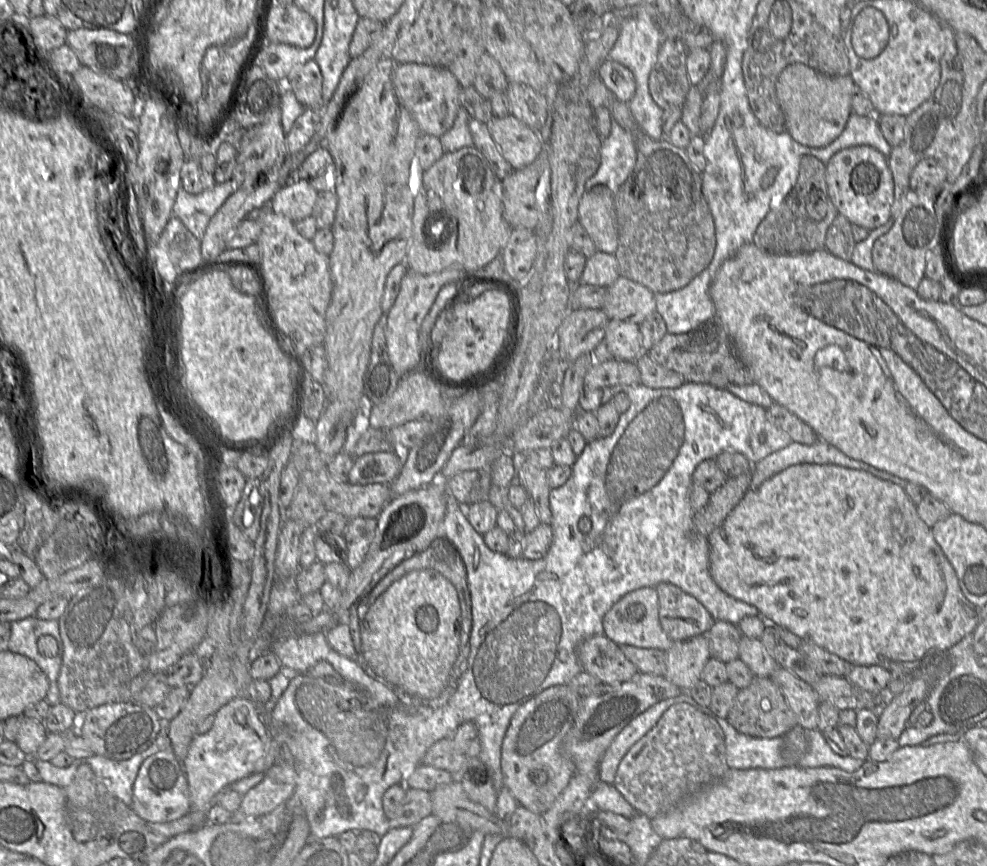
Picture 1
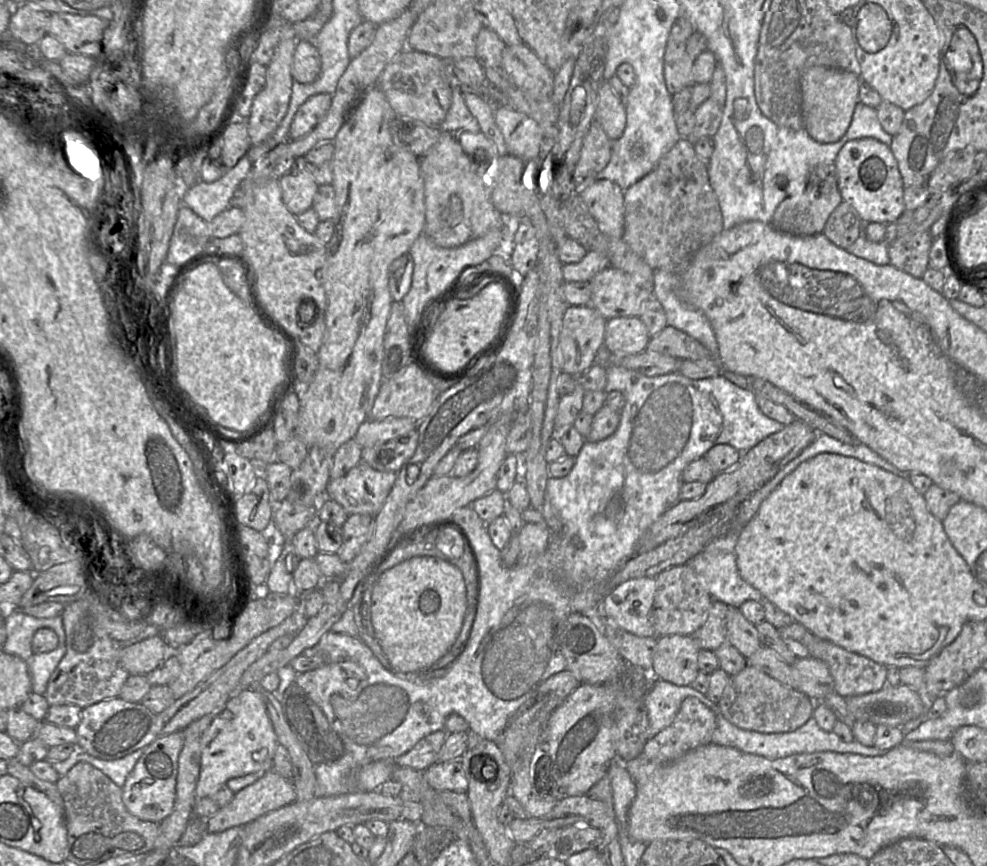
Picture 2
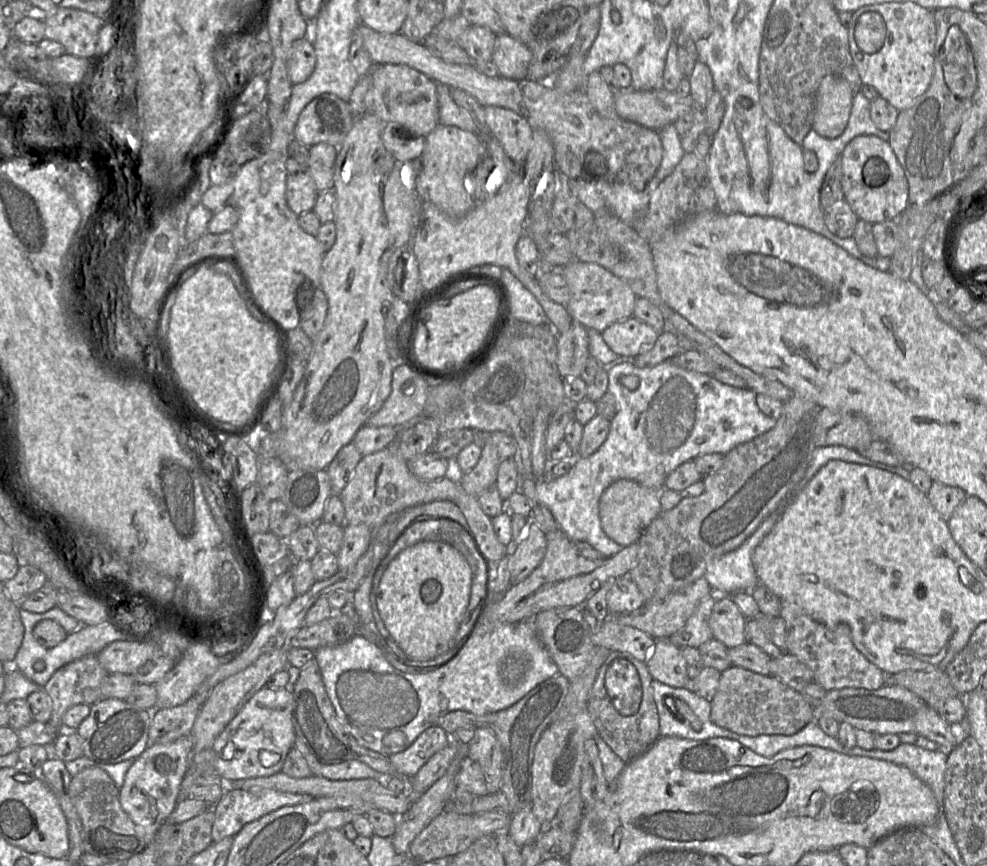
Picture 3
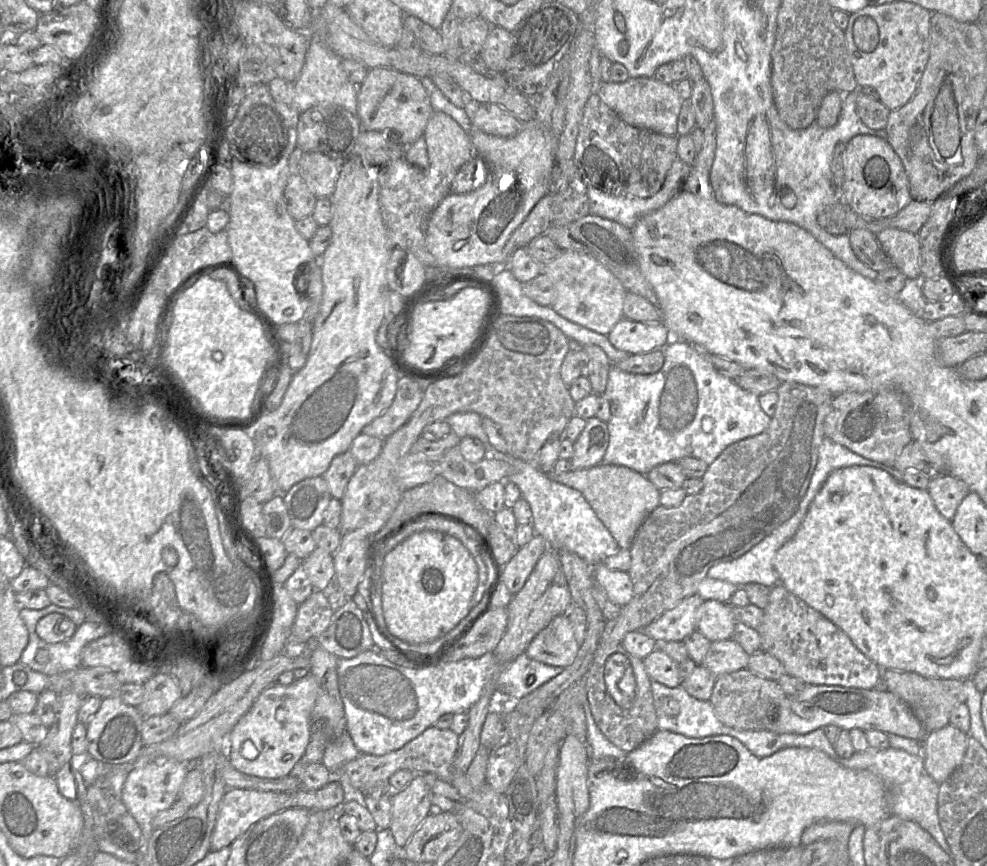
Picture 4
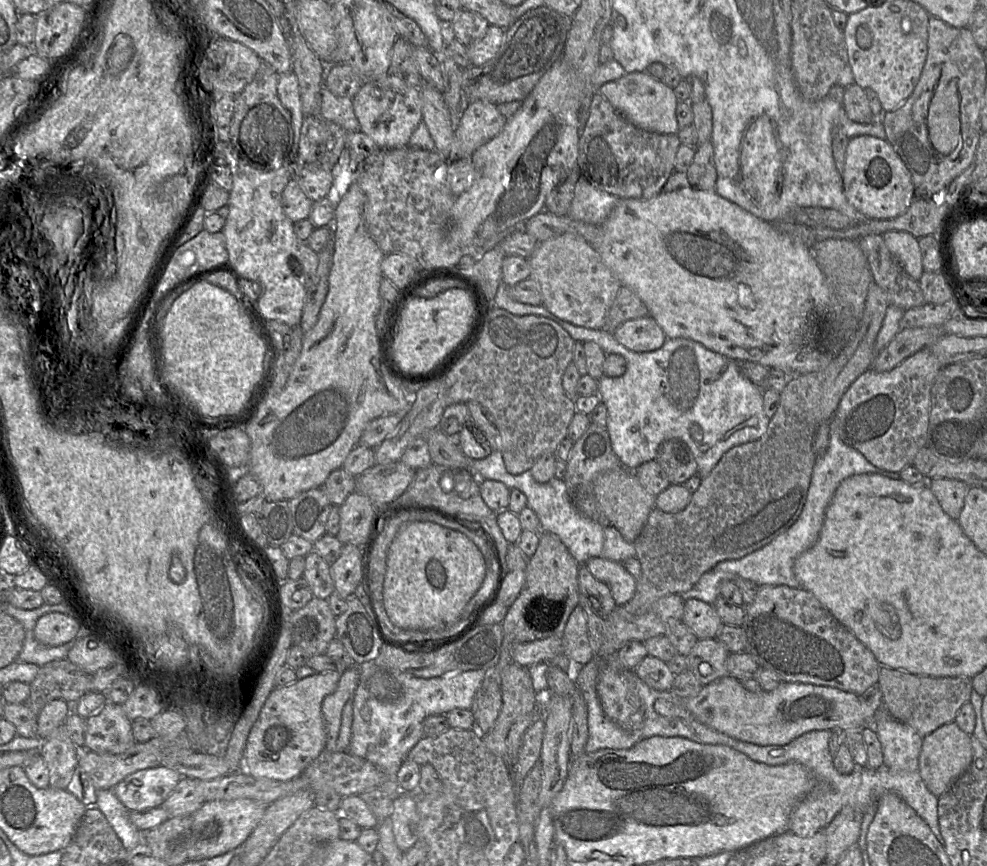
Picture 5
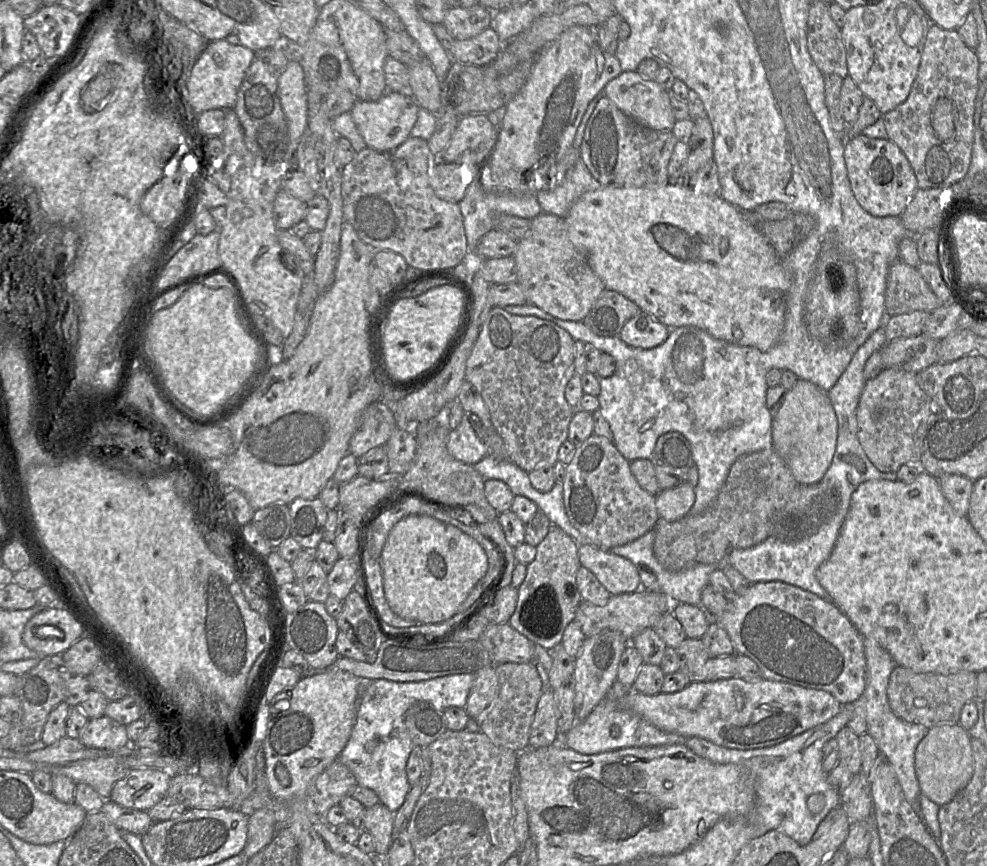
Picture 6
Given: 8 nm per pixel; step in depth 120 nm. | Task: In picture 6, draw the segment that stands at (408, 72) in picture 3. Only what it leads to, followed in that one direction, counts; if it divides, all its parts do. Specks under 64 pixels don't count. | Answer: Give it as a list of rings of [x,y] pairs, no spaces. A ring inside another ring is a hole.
[[[386,91],[376,101],[357,100],[350,113],[366,147],[376,151],[393,151],[411,136],[419,109],[419,104],[413,96]]]

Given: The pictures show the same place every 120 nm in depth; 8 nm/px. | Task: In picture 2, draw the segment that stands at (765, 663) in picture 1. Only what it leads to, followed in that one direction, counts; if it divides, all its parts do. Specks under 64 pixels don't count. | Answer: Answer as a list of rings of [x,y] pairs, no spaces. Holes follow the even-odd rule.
[[[729,607],[727,643],[734,646],[745,658],[762,647],[756,626],[744,617],[740,608]]]

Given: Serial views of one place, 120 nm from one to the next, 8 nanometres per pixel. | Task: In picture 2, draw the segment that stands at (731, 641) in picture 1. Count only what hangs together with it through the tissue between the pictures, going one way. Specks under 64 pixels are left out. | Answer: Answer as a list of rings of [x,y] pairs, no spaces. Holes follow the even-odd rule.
[[[714,600],[705,623],[691,636],[702,650],[715,651],[727,643],[727,617],[729,607]]]

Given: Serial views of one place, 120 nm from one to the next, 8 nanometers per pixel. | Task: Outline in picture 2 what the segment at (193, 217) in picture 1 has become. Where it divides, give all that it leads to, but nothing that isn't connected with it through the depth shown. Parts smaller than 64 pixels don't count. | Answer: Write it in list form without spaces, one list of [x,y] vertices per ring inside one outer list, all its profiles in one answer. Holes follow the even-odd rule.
[[[246,154],[217,181],[212,183],[197,181],[191,187],[183,188],[182,204],[210,223],[231,205],[233,197],[247,178],[251,166],[252,163]]]

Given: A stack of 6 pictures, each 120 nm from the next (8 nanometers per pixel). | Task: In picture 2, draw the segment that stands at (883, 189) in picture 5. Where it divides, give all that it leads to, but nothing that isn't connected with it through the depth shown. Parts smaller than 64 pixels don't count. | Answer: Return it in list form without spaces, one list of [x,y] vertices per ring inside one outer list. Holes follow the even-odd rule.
[[[874,138],[850,140],[838,152],[834,166],[841,198],[856,210],[862,222],[894,223],[905,211],[903,179],[886,144]]]

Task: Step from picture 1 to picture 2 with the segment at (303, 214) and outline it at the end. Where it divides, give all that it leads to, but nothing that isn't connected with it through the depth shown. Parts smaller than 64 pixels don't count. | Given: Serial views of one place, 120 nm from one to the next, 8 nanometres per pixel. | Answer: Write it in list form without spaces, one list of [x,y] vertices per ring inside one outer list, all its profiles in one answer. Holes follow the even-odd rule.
[[[307,170],[298,174],[285,174],[280,178],[282,200],[295,216],[312,208],[314,196],[318,190],[313,175]]]

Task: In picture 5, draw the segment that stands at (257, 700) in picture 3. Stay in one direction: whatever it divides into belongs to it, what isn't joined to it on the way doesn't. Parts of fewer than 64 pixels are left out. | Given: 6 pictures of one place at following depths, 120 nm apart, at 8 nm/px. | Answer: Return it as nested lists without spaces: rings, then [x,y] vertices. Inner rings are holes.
[[[337,671],[319,672],[286,686],[275,687],[249,732],[240,771],[258,779],[282,782],[299,777],[325,747],[321,704],[325,696],[336,690],[340,677],[341,672]]]

